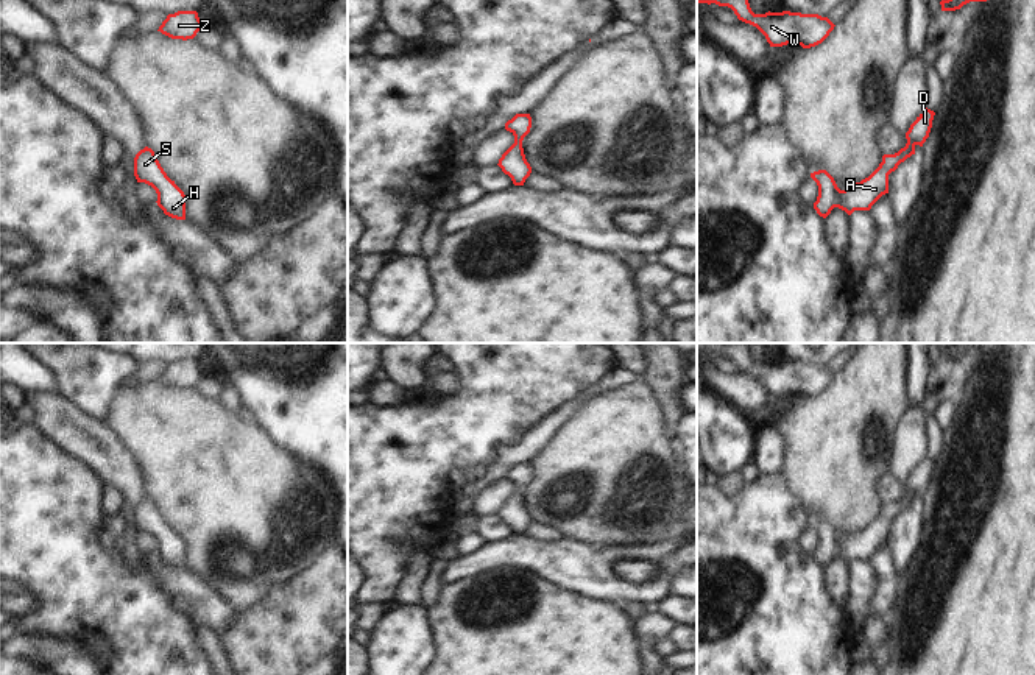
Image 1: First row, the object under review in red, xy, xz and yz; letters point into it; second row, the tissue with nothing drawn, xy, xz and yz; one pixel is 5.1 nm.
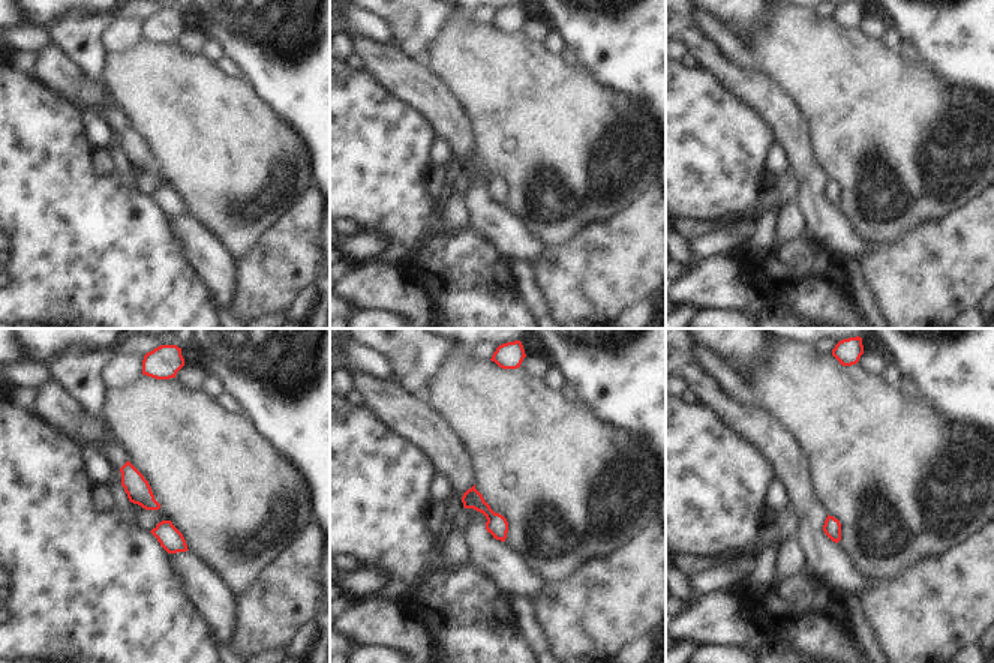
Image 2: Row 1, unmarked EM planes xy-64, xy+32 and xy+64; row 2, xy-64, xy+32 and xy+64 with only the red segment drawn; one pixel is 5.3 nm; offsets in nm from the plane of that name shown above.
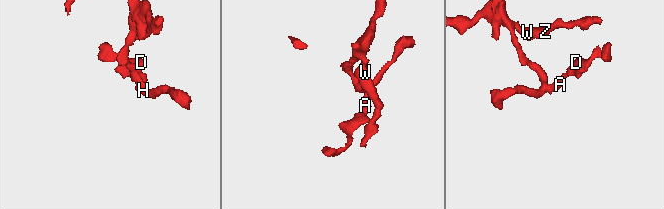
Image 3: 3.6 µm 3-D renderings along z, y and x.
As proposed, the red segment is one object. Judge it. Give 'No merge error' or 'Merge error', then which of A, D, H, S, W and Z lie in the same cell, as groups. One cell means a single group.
No merge error. Groups: A D H S W Z

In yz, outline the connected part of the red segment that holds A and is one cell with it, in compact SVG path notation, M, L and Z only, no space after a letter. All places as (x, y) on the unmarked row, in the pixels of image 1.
M927 458L917 466L906 482L907 493L895 504L884 504L879 516L860 532L840 539L834 527L826 519L811 522L818 535L818 546L814 558L826 567L834 557L851 564L854 560L870 560L871 555L885 542L888 542L888 524L898 518L901 511L915 504L915 496L929 486L935 461Z

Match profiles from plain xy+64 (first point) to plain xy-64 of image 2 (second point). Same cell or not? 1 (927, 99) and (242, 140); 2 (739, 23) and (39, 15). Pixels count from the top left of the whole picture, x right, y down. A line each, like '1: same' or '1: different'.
1: same
2: different

